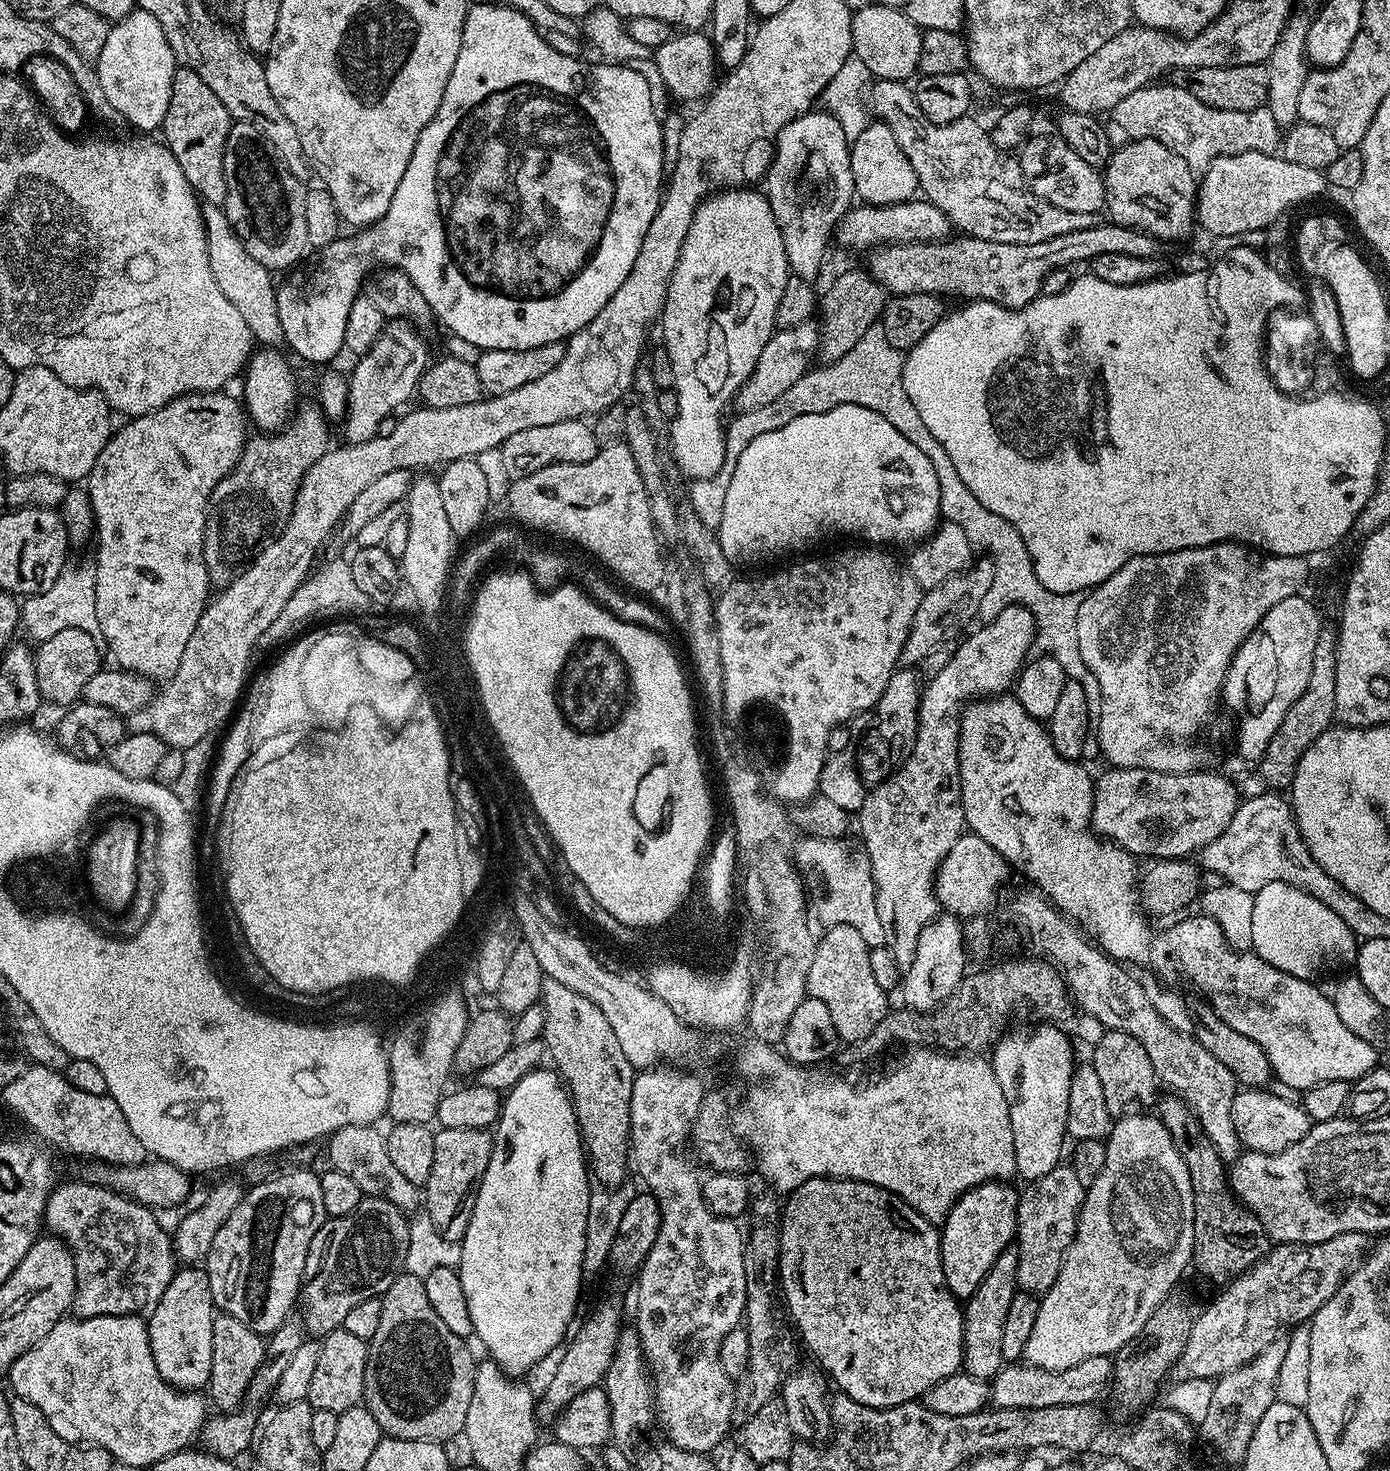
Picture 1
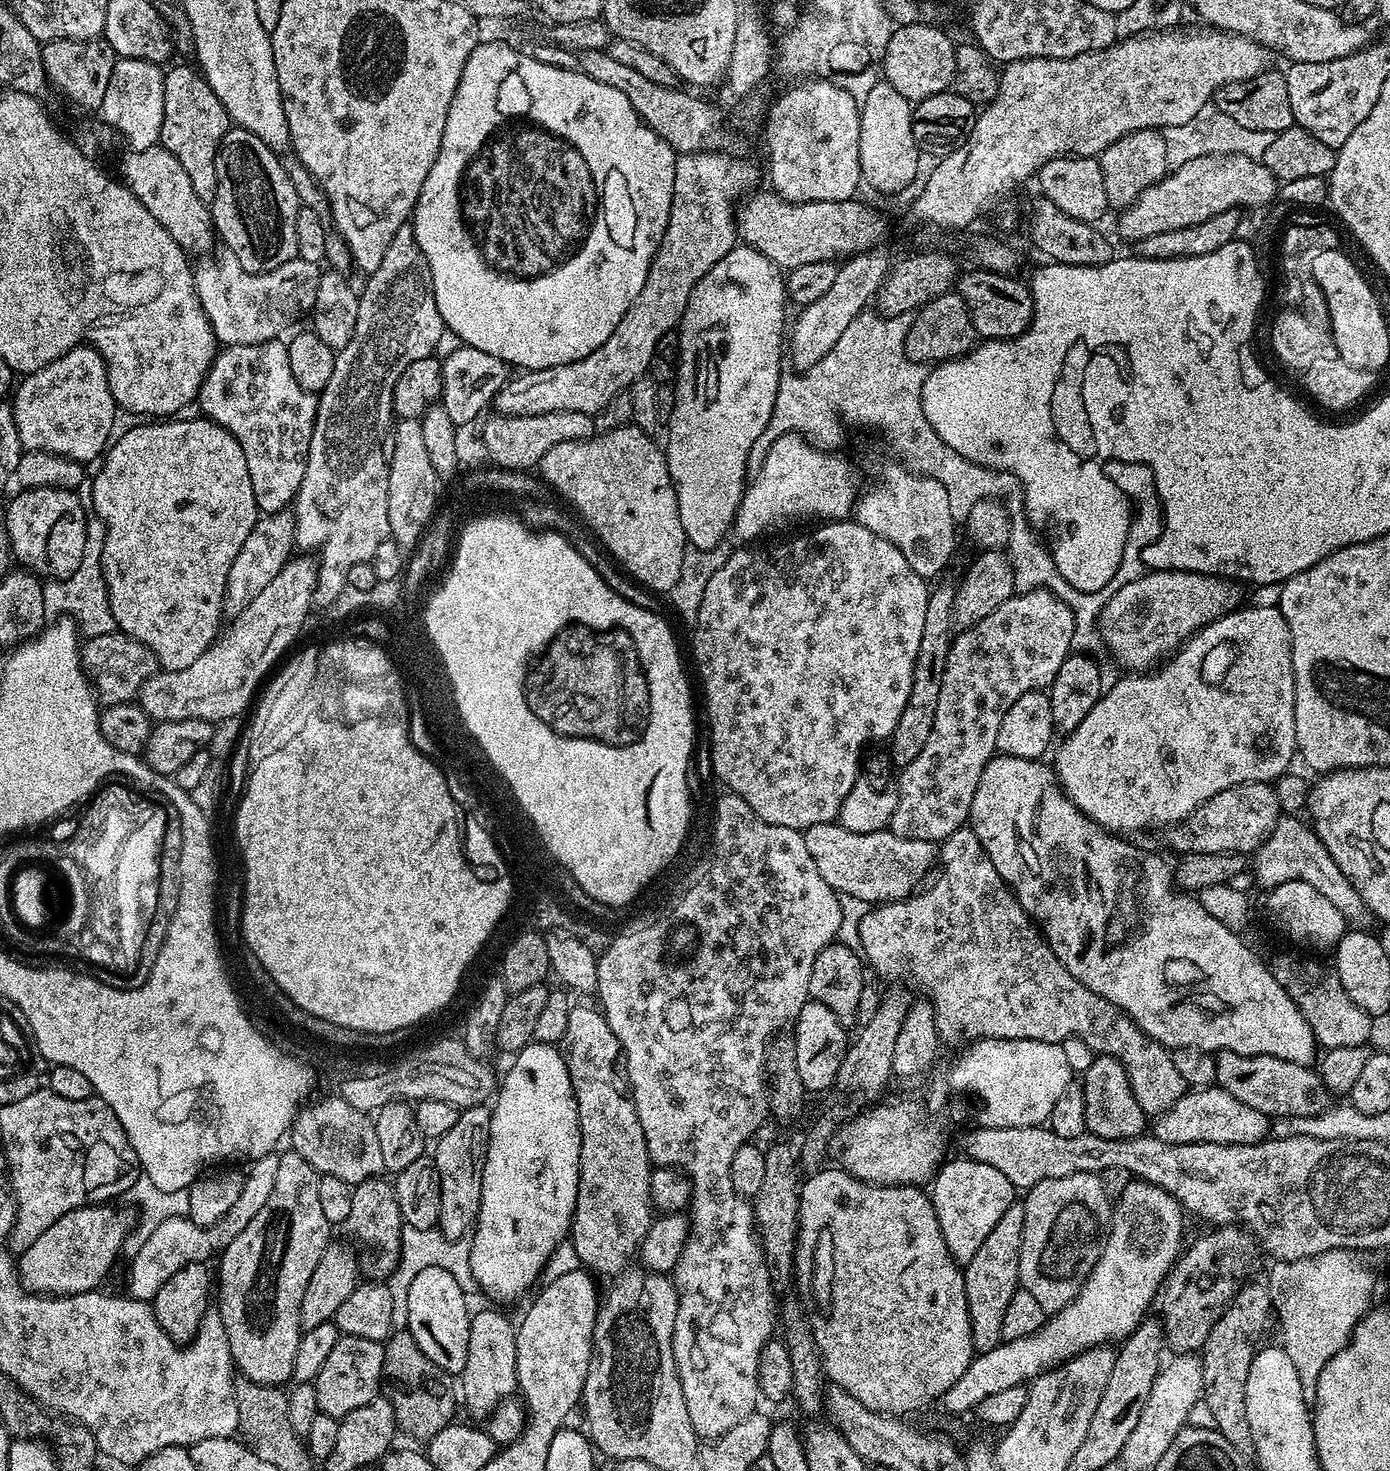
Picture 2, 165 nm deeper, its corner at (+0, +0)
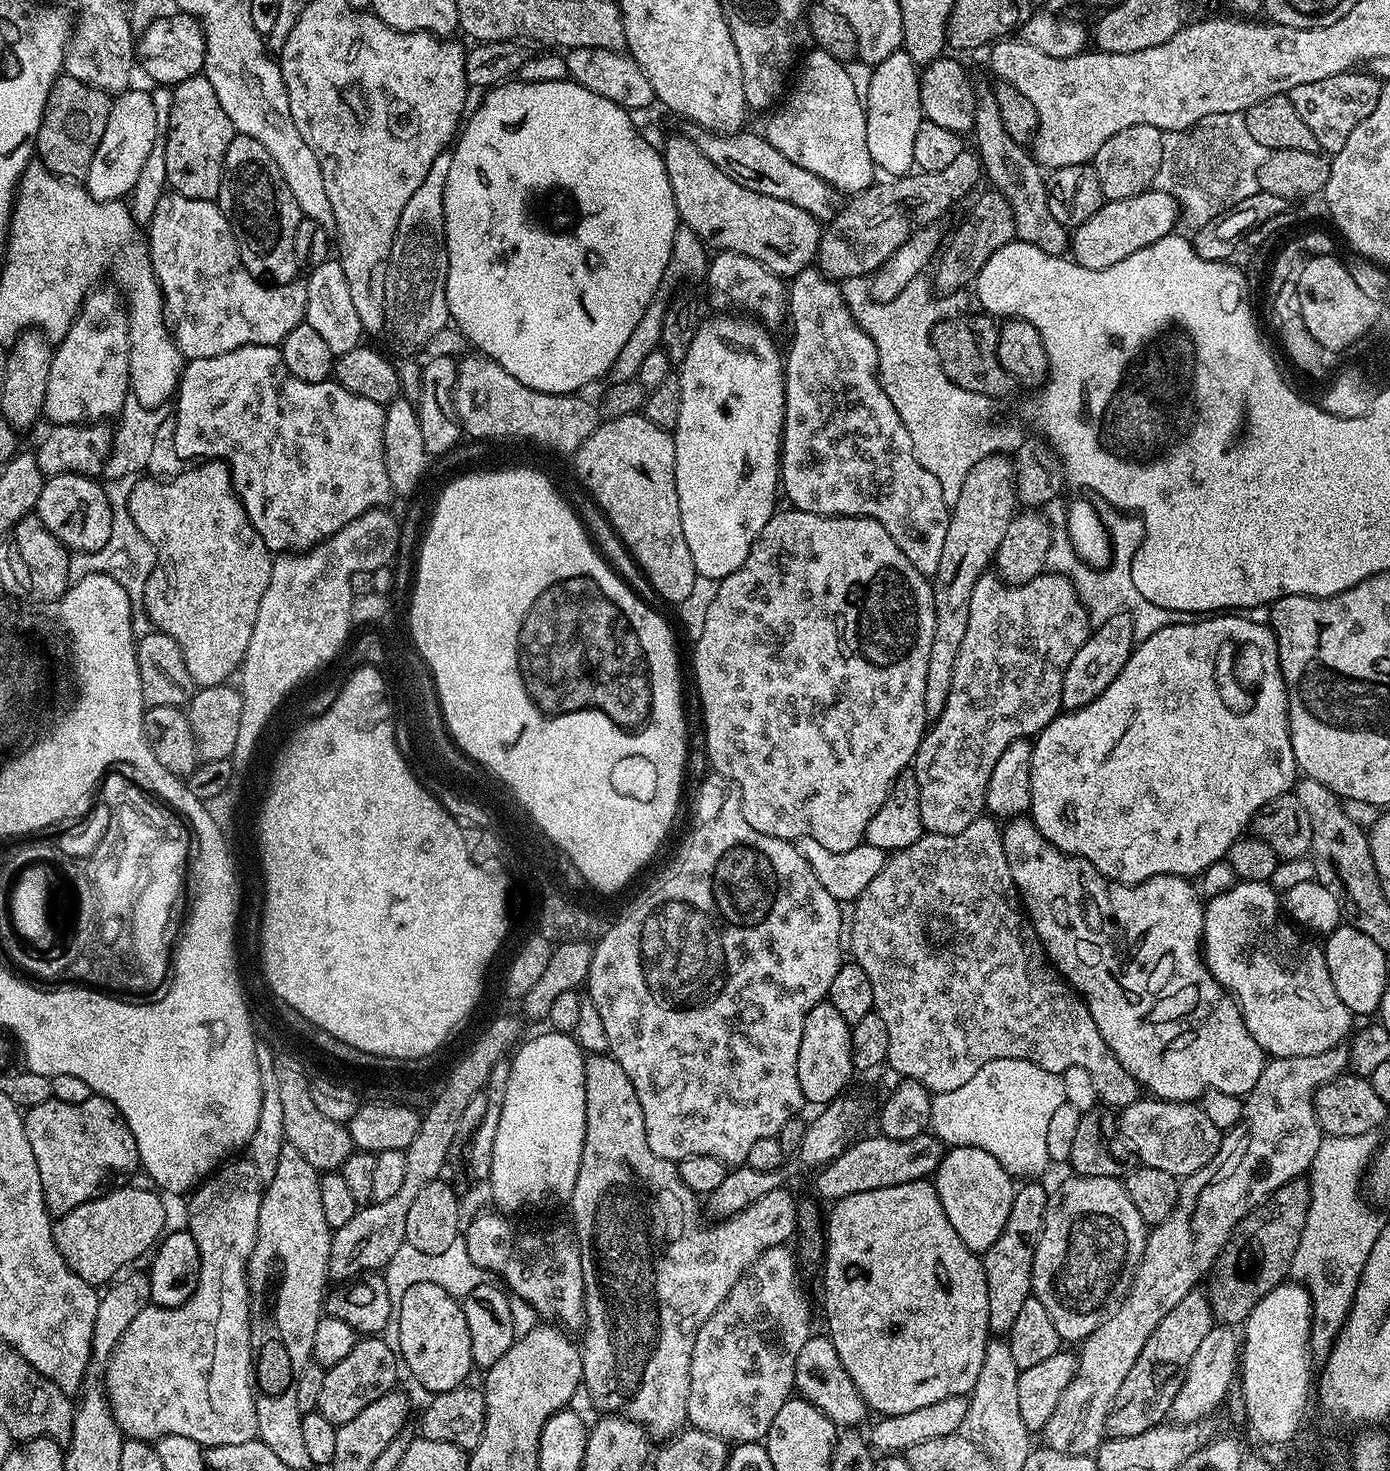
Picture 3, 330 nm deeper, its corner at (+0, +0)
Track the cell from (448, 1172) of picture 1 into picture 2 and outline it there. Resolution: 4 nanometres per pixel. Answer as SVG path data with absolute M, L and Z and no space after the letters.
M487 1103L465 1108L458 1122L454 1122L454 1126L450 1126L450 1130L435 1141L434 1159L442 1190L438 1232L449 1242L463 1241L476 1227L482 1202L482 1170L486 1166L491 1117L492 1109Z

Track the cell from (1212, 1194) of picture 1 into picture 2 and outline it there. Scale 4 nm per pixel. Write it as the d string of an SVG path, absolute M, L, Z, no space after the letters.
M1245 1283L1237 1291L1236 1297L1228 1305L1228 1309L1223 1312L1210 1334L1206 1338L1202 1349L1202 1359L1204 1361L1204 1395L1202 1397L1203 1407L1208 1407L1208 1412L1212 1415L1211 1423L1217 1432L1234 1446L1234 1450L1248 1454L1253 1451L1252 1435L1250 1434L1250 1422L1246 1418L1246 1378L1250 1378L1250 1366L1254 1362L1256 1353L1261 1347L1260 1339L1264 1336L1264 1331L1268 1328L1268 1323L1272 1320L1274 1313L1274 1297L1267 1287L1260 1284Z

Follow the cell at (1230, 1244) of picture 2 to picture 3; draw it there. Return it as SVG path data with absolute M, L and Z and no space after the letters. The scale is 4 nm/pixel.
M1307 1179L1292 1180L1282 1186L1277 1192L1272 1193L1264 1203L1258 1205L1253 1212L1248 1212L1242 1222L1230 1234L1226 1246L1220 1251L1207 1281L1206 1295L1212 1304L1212 1315L1221 1324L1229 1326L1243 1325L1248 1319L1250 1310L1274 1290L1274 1286L1285 1283L1292 1267L1294 1250L1298 1250L1298 1238L1302 1238L1302 1226L1306 1226L1306 1214L1310 1206L1310 1186Z

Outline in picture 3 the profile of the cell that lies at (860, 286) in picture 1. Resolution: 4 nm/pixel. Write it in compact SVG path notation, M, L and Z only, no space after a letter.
M987 190L976 200L972 213L961 222L952 236L952 241L947 244L939 255L940 273L934 279L934 288L937 293L956 292L973 283L977 274L990 262L990 254L994 250L1002 250L1002 246L1011 244L1016 239L1016 227L1014 226L1014 214L1010 210L1010 202L1001 192Z

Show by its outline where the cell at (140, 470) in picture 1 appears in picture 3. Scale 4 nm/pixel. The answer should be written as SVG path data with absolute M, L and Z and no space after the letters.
M206 460L185 467L167 482L149 479L137 479L128 489L130 518L134 518L134 526L138 526L156 551L156 569L146 582L142 603L152 619L151 627L178 642L197 688L218 686L231 681L244 661L250 634L254 634L258 605L262 603L262 594L266 594L266 586L270 586L274 556L236 497L227 464Z

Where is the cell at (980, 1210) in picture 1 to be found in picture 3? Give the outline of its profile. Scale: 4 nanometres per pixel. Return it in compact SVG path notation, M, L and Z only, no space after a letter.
M949 1147L936 1167L934 1183L950 1226L958 1230L958 1238L971 1252L983 1254L998 1242L998 1234L1010 1218L1014 1180L993 1156L977 1148Z

